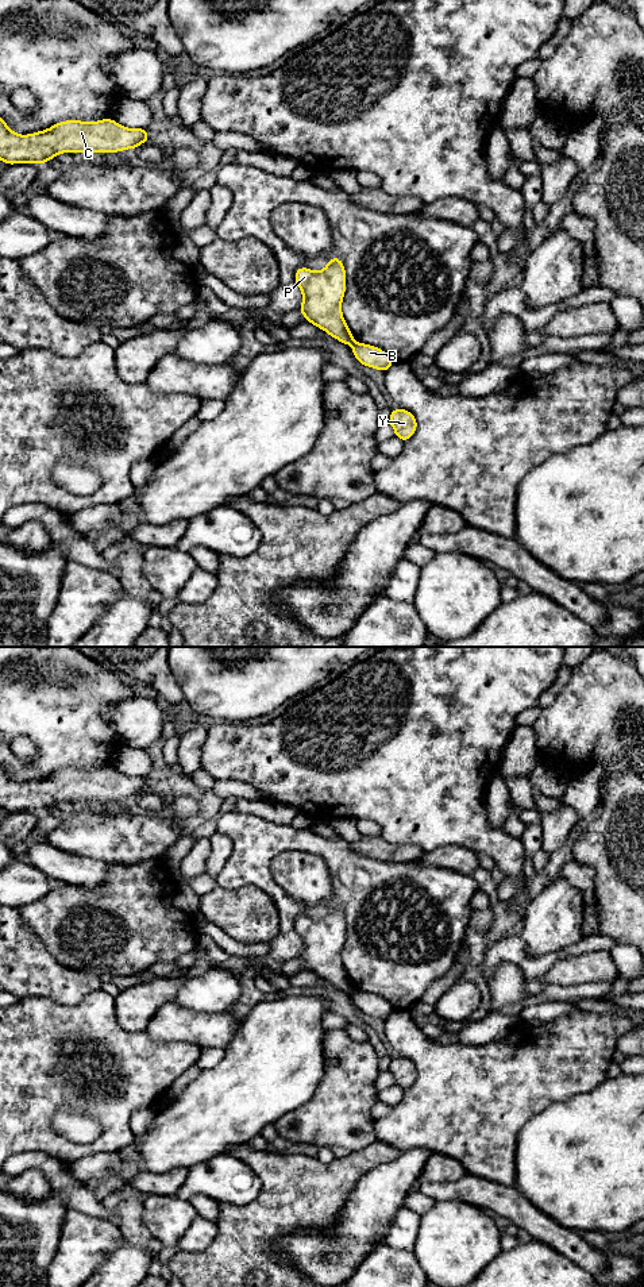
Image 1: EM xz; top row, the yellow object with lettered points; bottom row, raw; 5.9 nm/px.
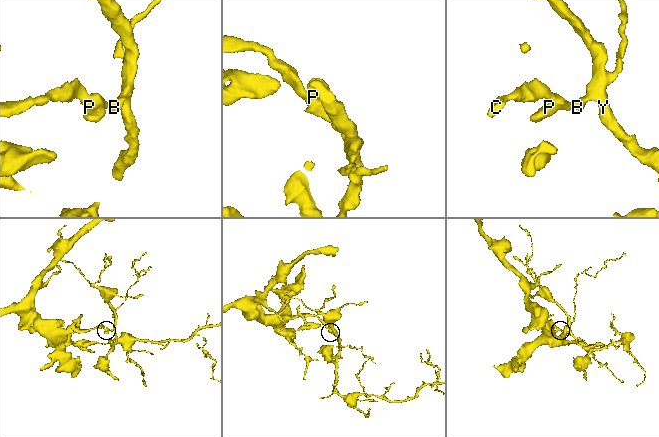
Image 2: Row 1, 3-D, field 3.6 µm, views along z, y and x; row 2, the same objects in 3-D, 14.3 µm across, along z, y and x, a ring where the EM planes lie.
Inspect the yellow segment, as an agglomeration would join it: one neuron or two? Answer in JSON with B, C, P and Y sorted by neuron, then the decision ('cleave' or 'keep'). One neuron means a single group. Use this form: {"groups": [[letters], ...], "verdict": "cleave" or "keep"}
{"groups": [["B", "Y"], ["C", "P"]], "verdict": "cleave"}

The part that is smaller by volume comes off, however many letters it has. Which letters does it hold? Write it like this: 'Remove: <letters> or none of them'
Remove: B, Y

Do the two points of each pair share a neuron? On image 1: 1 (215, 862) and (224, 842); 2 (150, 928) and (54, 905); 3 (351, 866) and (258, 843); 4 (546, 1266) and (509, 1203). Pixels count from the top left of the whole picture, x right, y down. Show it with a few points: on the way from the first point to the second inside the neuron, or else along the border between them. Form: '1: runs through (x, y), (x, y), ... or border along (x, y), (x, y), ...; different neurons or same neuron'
1: runs through (218, 856), (222, 847); same neuron
2: runs through (126, 924), (100, 920), (84, 905), (78, 905); same neuron
3: runs through (328, 850), (309, 842), (281, 842); same neuron
4: border along (532, 1239), (548, 1244), (560, 1253); different neurons

